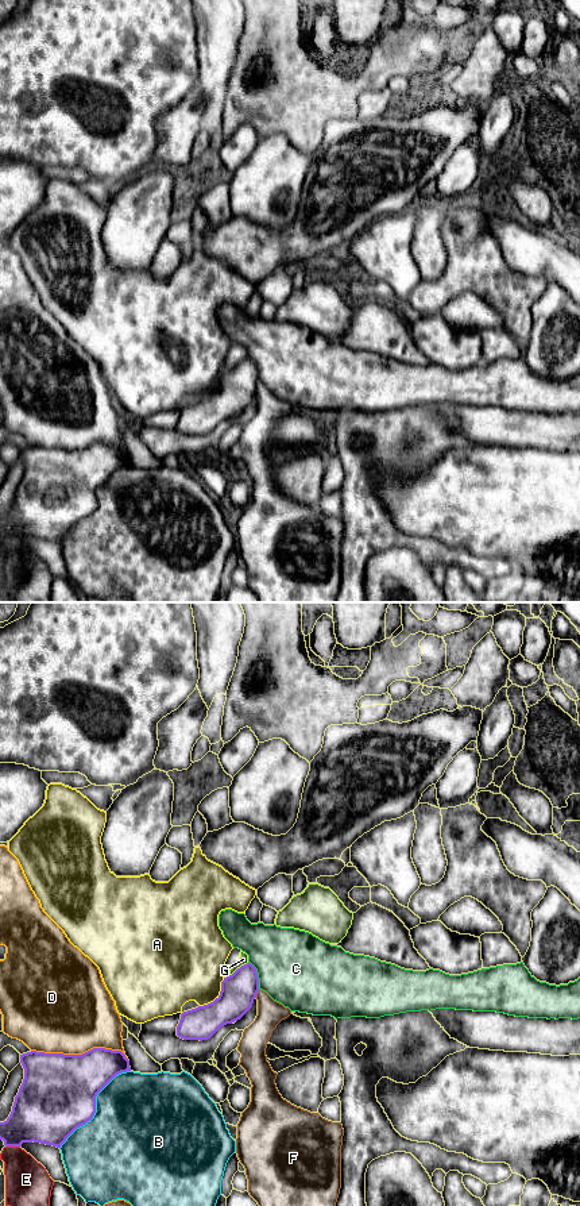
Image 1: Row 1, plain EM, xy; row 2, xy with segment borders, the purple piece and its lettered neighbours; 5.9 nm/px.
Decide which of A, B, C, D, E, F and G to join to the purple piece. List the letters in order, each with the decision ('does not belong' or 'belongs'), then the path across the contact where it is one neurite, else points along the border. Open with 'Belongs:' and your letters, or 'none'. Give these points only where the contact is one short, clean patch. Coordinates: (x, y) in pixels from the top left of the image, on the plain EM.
Belongs: none
A: does not belong
B: does not belong
C: does not belong
D: does not belong
E: does not belong
F: does not belong; border along xy (259, 385), (255, 392)
G: does not belong; border along xy (247, 357), (229, 370)

